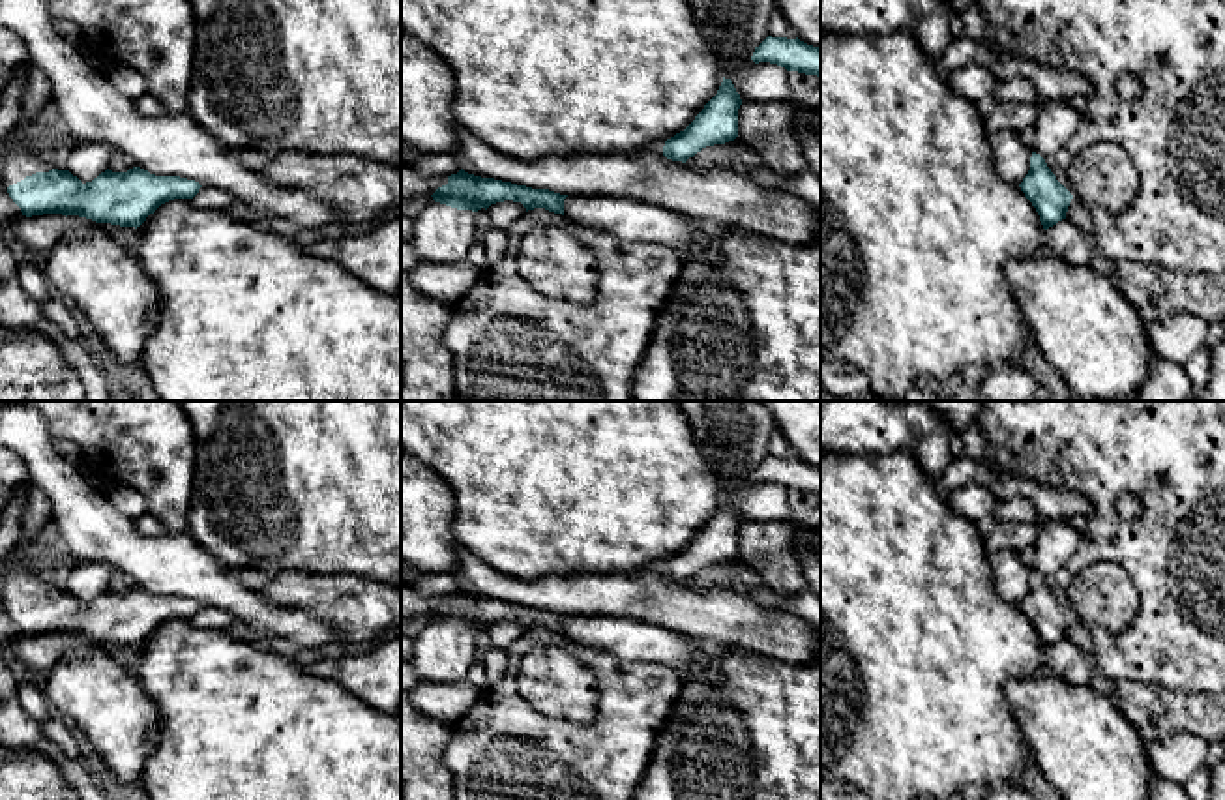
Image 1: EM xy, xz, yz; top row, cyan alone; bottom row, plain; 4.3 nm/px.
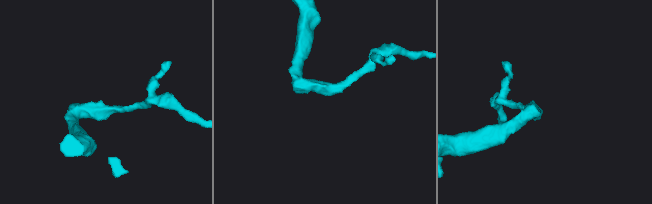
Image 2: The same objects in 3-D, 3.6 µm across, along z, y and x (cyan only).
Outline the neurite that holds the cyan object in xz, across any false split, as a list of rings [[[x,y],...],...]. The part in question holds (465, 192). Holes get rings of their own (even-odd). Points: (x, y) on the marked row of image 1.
[[[461,169],[457,174],[448,176],[448,184],[431,197],[433,202],[414,217],[408,244],[420,262],[453,264],[466,260],[468,249],[480,238],[478,210],[513,200],[521,202],[526,212],[545,208],[564,215],[568,195],[481,178]]]

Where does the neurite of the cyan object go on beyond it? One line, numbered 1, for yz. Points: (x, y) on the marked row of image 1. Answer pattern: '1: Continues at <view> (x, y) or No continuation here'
1: No continuation here

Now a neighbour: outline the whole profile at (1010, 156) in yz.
[[[1002,129],[989,133],[993,165],[996,172],[1011,185],[1019,185],[1030,170],[1032,148],[1028,148],[1019,133]]]

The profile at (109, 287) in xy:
[[[88,227],[47,251],[41,272],[52,292],[73,300],[90,320],[111,362],[140,362],[161,294],[129,249],[103,227]]]

